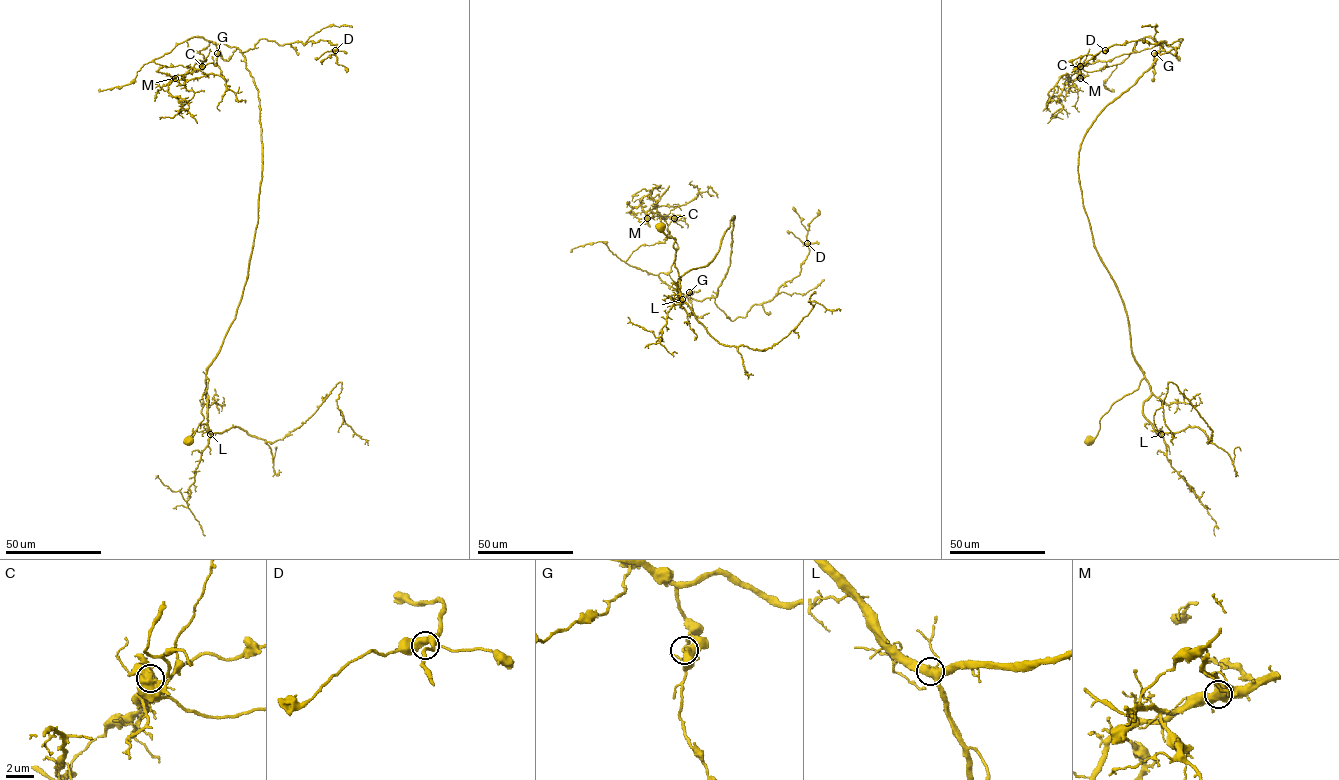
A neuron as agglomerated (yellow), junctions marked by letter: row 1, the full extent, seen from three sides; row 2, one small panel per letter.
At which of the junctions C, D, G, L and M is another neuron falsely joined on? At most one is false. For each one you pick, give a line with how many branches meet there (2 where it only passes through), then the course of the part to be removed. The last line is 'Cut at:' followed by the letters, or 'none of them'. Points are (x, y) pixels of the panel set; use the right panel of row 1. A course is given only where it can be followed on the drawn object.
C: Branches: 4. Course of the part to remove: (1080, 67), (1079, 78), (1067, 80), (1066, 73), (1053, 88), (1049, 100), (1058, 100), (1058, 103)
Cut at: C

